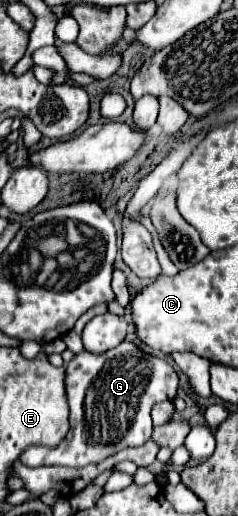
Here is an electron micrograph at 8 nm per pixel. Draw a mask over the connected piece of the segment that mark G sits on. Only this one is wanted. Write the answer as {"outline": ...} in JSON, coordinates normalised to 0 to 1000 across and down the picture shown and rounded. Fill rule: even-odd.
{"outline":[[[513,661],[496,672],[429,684],[328,684],[286,707],[277,707],[277,769],[294,785],[294,843],[269,859],[252,859],[227,870],[202,866],[126,866],[84,882],[84,893],[109,905],[168,905],[168,901],[303,901],[303,905],[353,905],[370,897],[420,897],[454,882],[521,870],[521,866],[571,866],[630,851],[639,843],[639,812],[630,793],[689,777],[731,773],[748,754],[748,727],[723,715],[723,707],[697,696],[639,692],[597,684],[563,665]]]}

